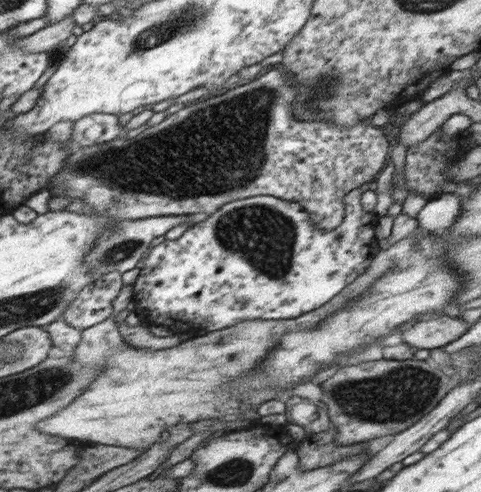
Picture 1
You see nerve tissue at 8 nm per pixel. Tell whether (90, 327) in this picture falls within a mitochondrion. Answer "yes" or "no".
no

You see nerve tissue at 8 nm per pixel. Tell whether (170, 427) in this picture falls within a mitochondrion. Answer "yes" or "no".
no

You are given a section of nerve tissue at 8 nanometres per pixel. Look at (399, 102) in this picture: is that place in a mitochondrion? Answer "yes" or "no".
no

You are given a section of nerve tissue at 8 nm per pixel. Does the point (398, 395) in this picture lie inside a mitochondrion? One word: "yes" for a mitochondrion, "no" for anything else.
yes

